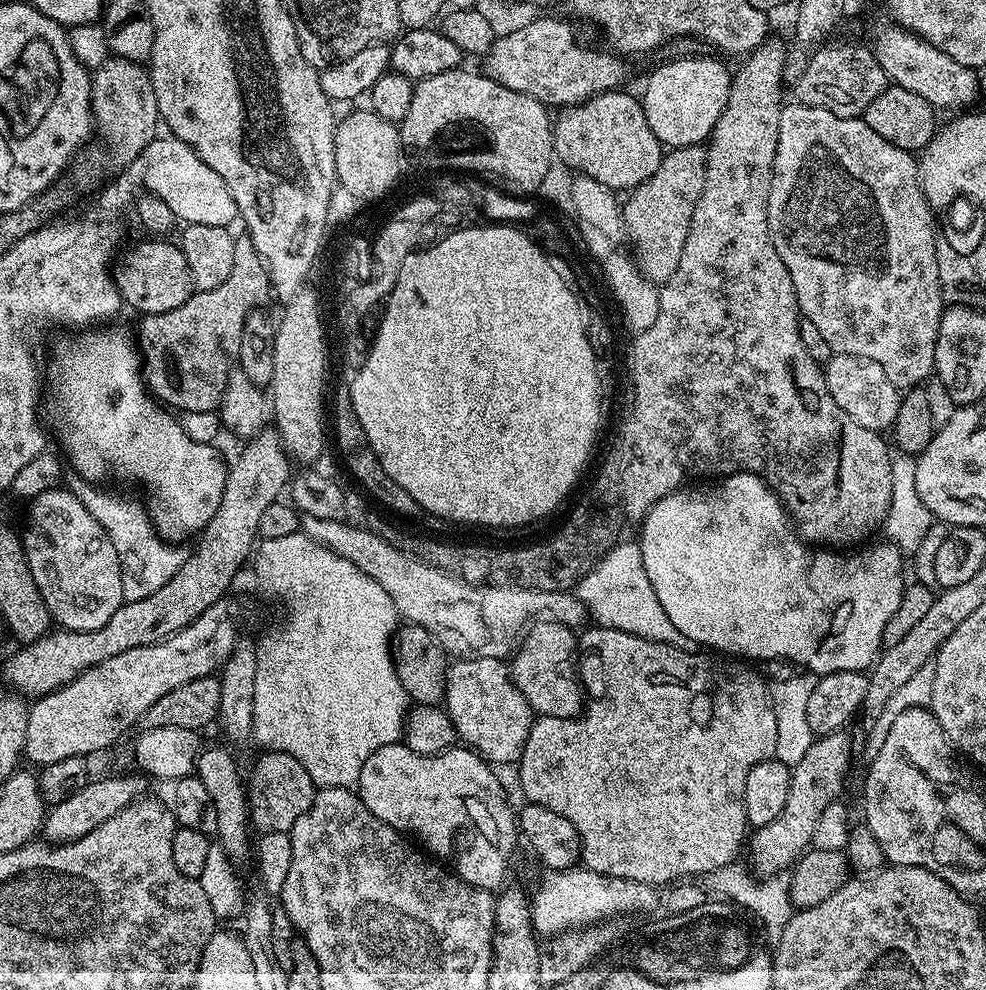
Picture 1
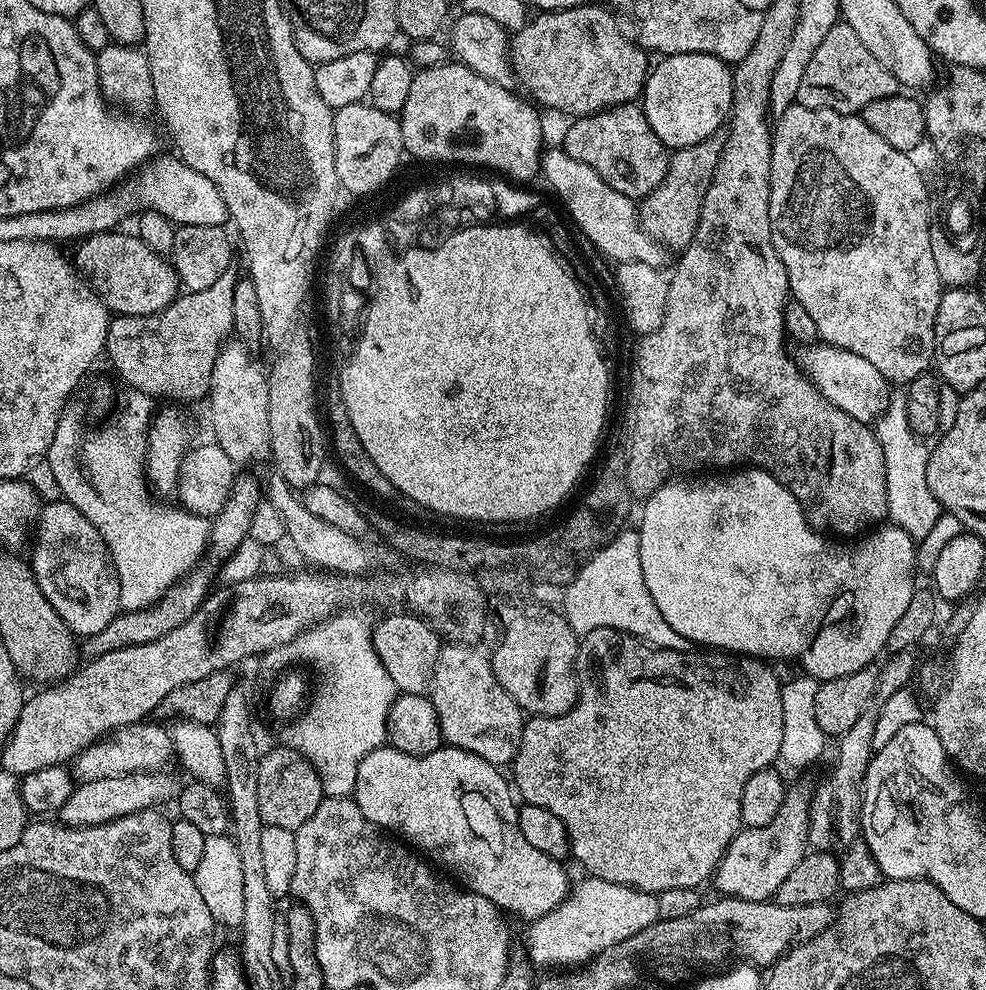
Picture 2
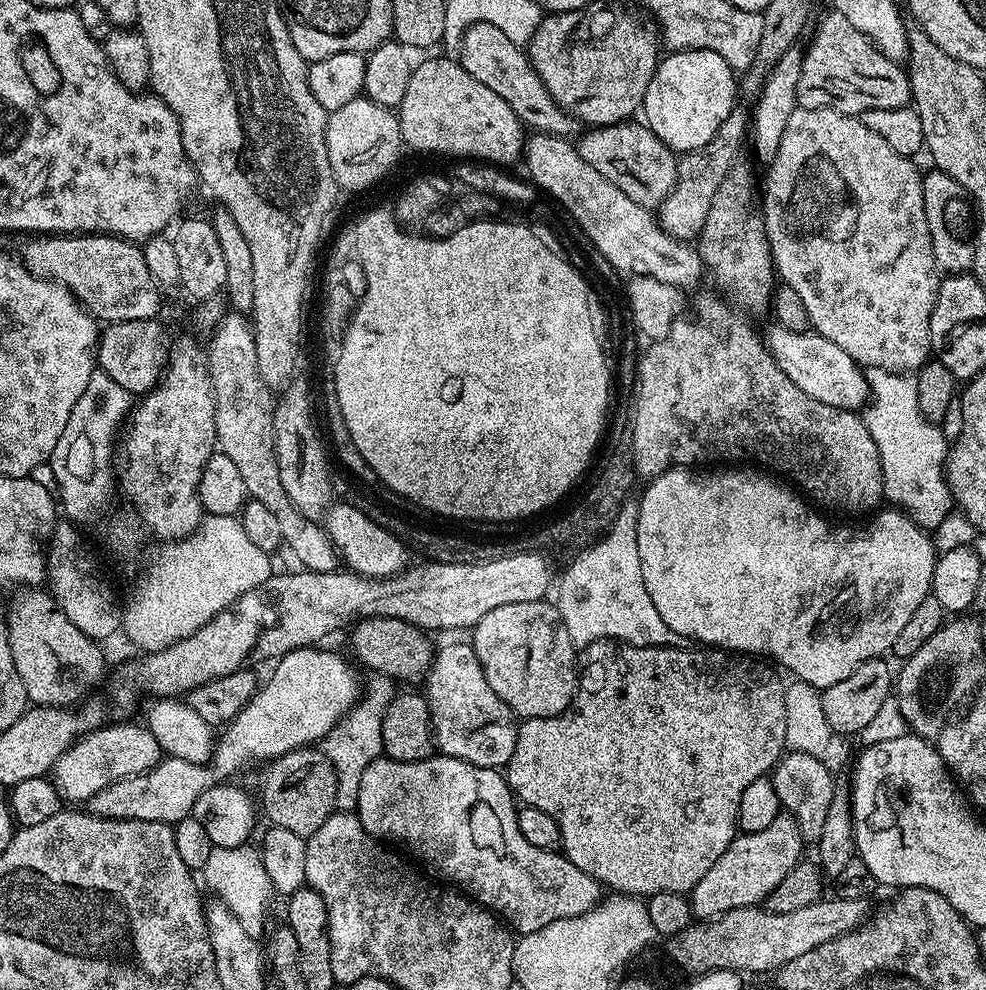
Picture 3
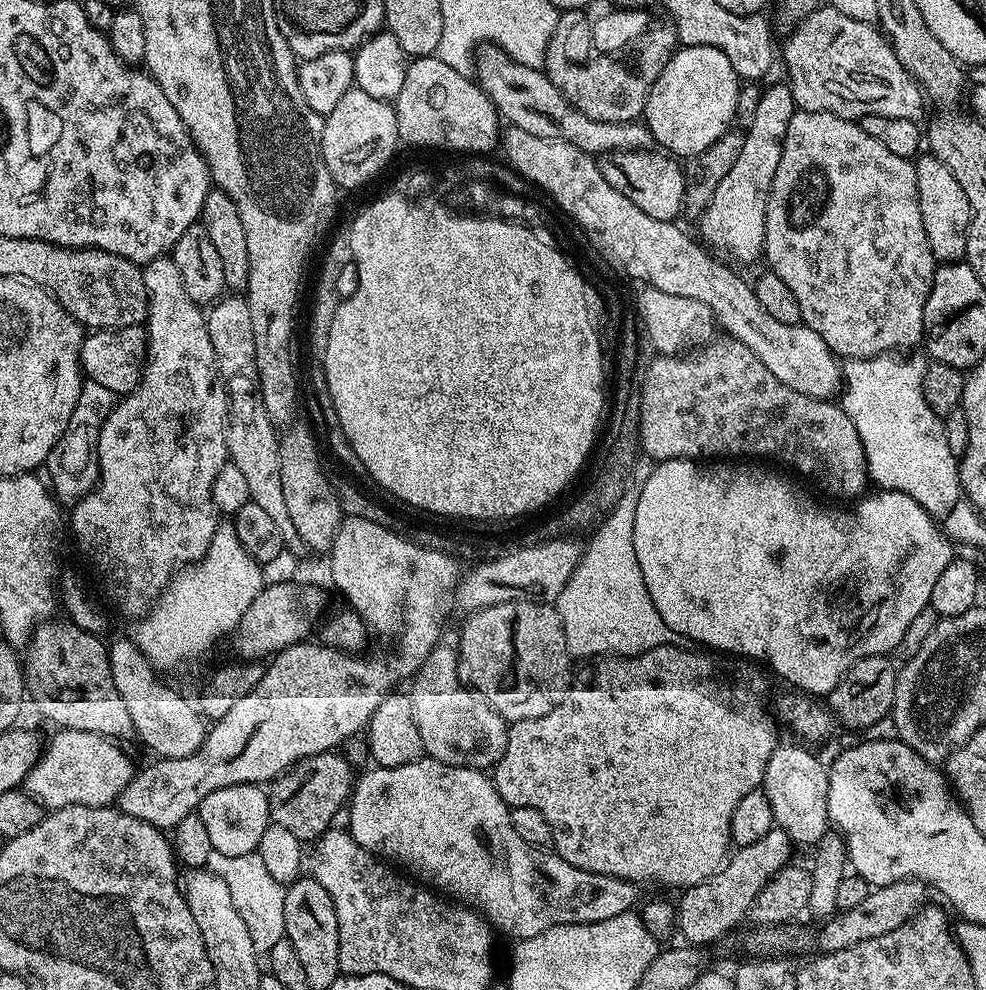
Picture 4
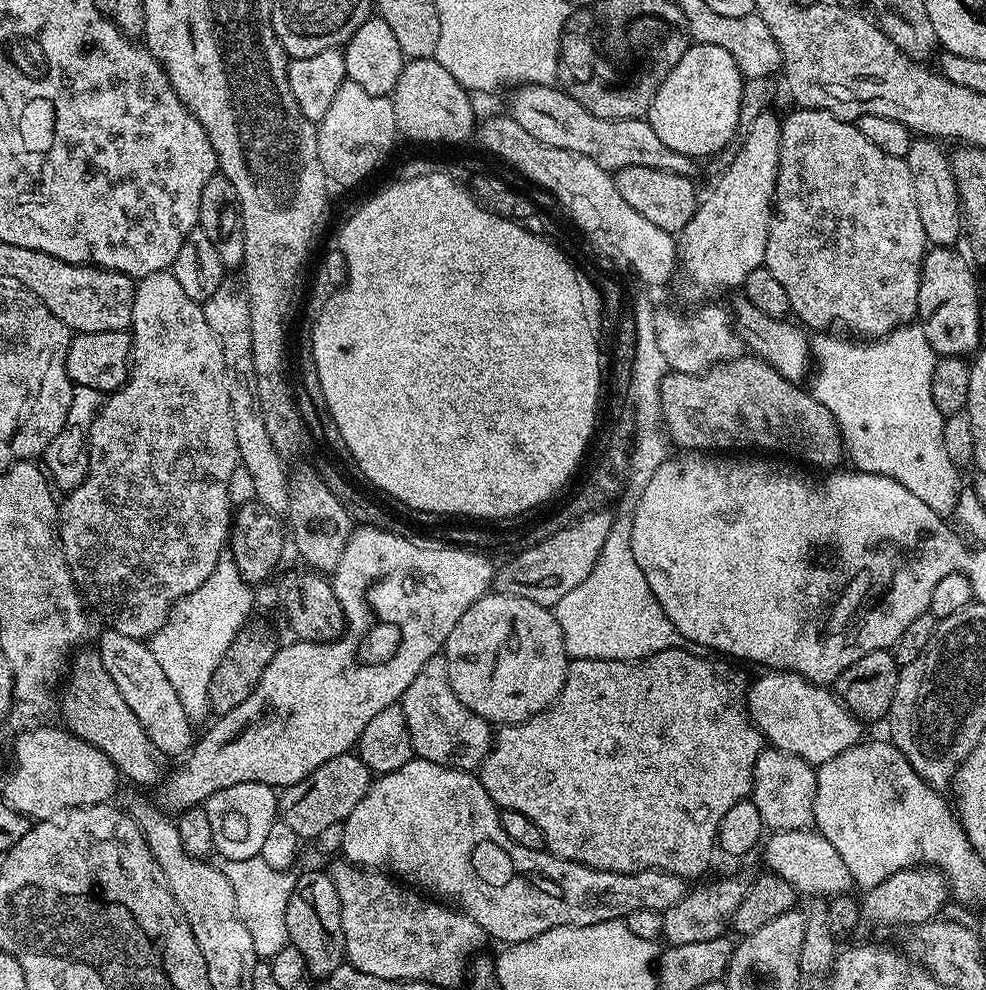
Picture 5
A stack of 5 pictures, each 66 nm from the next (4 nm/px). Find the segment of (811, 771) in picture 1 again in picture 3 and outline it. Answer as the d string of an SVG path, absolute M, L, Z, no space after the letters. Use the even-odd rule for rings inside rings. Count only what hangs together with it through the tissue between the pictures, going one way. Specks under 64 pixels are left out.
M781 814L778 818L774 818L774 822L766 826L766 830L740 832L730 842L726 854L722 854L722 858L718 858L718 862L714 862L714 866L710 866L710 870L706 870L706 874L702 874L700 881L692 888L690 903L693 917L700 922L711 922L730 910L750 908L767 901L774 886L778 886L778 882L782 882L782 878L786 878L786 874L790 874L790 870L794 870L794 866L801 863L800 851L804 847L806 841L800 835L796 819L790 814Z

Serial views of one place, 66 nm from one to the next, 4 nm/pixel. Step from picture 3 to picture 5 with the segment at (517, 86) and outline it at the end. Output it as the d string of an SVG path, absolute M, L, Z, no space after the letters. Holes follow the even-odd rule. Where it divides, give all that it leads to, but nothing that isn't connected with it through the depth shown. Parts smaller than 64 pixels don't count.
M521 84L512 96L510 115L526 134L538 138L546 146L558 146L558 150L570 150L598 162L608 172L615 174L626 166L650 166L674 174L695 177L697 161L686 154L678 154L654 134L647 119L611 120L598 118L586 110L569 92L551 84Z

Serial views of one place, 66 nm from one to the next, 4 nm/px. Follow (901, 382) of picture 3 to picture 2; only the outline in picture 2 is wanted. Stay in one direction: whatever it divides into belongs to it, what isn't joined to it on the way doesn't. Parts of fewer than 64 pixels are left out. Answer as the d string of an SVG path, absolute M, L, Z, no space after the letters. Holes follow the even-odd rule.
M893 395L889 399L888 409L875 421L874 431L884 455L887 519L895 527L906 530L906 534L910 534L910 538L918 542L926 538L926 534L930 534L930 529L934 527L934 522L938 522L942 509L938 498L930 494L930 486L926 482L929 445L921 437L916 436L914 430L910 430L903 395Z

